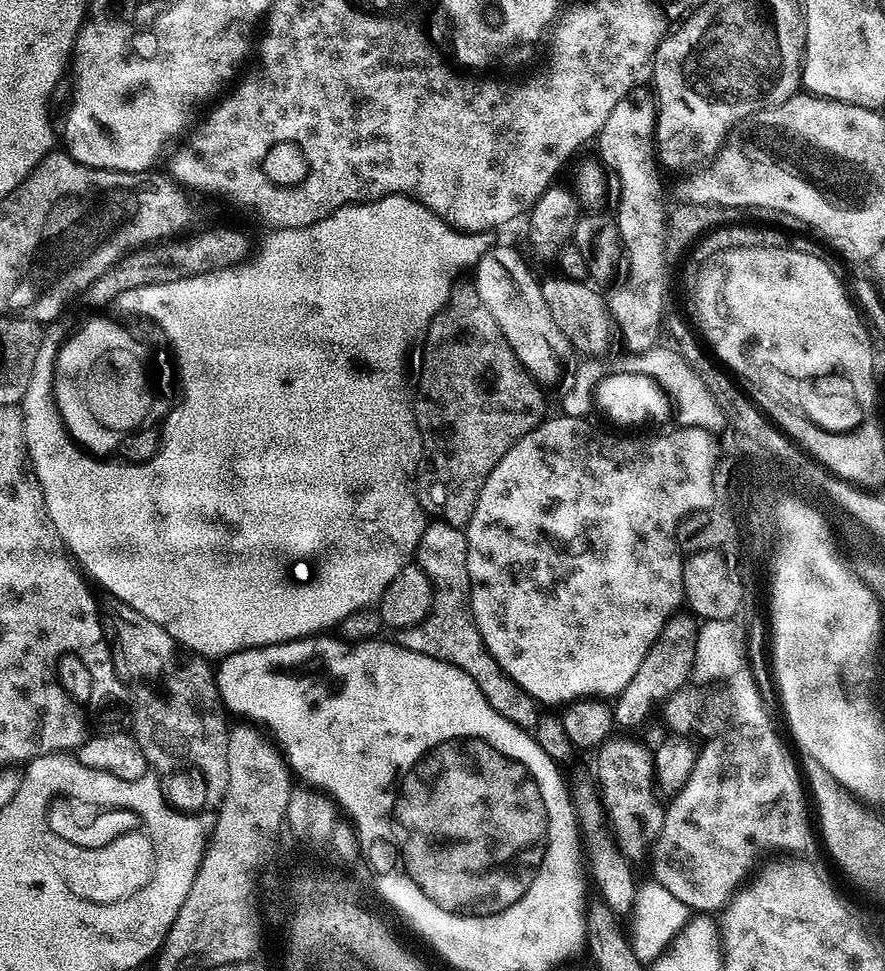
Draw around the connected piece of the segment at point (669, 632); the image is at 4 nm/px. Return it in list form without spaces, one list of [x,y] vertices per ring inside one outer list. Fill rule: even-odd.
[[[673,614],[668,617],[660,636],[650,646],[642,666],[638,666],[638,674],[630,678],[626,690],[614,700],[614,720],[617,725],[636,728],[652,712],[652,707],[663,705],[664,701],[673,692],[687,685],[692,673],[692,666],[695,660],[696,633],[698,620],[695,615],[680,616]]]

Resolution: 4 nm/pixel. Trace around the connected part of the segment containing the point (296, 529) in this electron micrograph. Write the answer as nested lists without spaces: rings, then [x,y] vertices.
[[[408,194],[384,196],[381,200],[373,200],[370,204],[347,204],[346,207],[334,210],[326,218],[305,228],[278,228],[267,234],[269,236],[261,242],[260,249],[257,252],[255,249],[239,264],[232,264],[229,268],[216,268],[212,272],[203,272],[190,278],[182,278],[178,282],[151,284],[124,292],[124,308],[136,308],[136,315],[139,312],[148,312],[148,322],[160,320],[160,324],[164,324],[164,332],[172,332],[172,340],[176,340],[176,352],[180,352],[180,368],[184,368],[184,388],[188,388],[188,400],[184,400],[184,408],[180,408],[180,412],[176,412],[176,416],[172,416],[172,420],[168,420],[168,444],[164,444],[164,456],[160,456],[160,460],[156,460],[156,464],[148,464],[148,468],[104,468],[104,464],[92,464],[92,460],[84,460],[84,456],[80,456],[80,452],[76,452],[76,448],[72,448],[72,444],[68,444],[68,436],[64,436],[64,428],[60,428],[60,420],[56,420],[56,408],[52,408],[52,396],[48,396],[48,379],[52,374],[52,362],[36,367],[22,401],[28,459],[42,486],[42,494],[46,498],[46,510],[73,561],[93,581],[96,579],[104,587],[103,591],[107,595],[126,602],[126,606],[138,610],[138,614],[142,614],[142,618],[150,618],[150,622],[154,622],[154,626],[162,626],[162,630],[166,630],[166,634],[170,634],[170,638],[174,638],[177,644],[197,654],[240,653],[247,648],[265,648],[271,644],[285,644],[291,640],[300,640],[304,636],[323,633],[325,630],[330,630],[328,629],[330,627],[333,629],[341,620],[344,620],[352,612],[356,612],[357,609],[373,607],[379,601],[386,586],[413,559],[416,546],[424,533],[426,513],[420,506],[419,495],[415,491],[412,493],[412,479],[416,476],[416,467],[419,464],[421,467],[422,464],[422,445],[420,431],[416,425],[414,404],[411,399],[408,401],[408,376],[404,373],[404,367],[408,364],[408,351],[411,350],[415,340],[417,343],[421,339],[422,333],[427,329],[430,321],[447,304],[452,293],[452,285],[458,278],[456,274],[462,268],[471,269],[479,260],[480,255],[483,252],[489,252],[494,246],[492,232],[458,232],[455,228],[449,227],[444,220],[439,220],[430,209],[419,204]]]

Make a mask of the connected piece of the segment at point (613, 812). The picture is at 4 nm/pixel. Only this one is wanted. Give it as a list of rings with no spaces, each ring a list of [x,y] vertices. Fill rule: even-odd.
[[[616,734],[600,745],[595,756],[594,780],[604,805],[607,827],[617,847],[630,858],[640,852],[647,853],[664,821],[664,808],[656,801],[653,753],[646,745]]]

